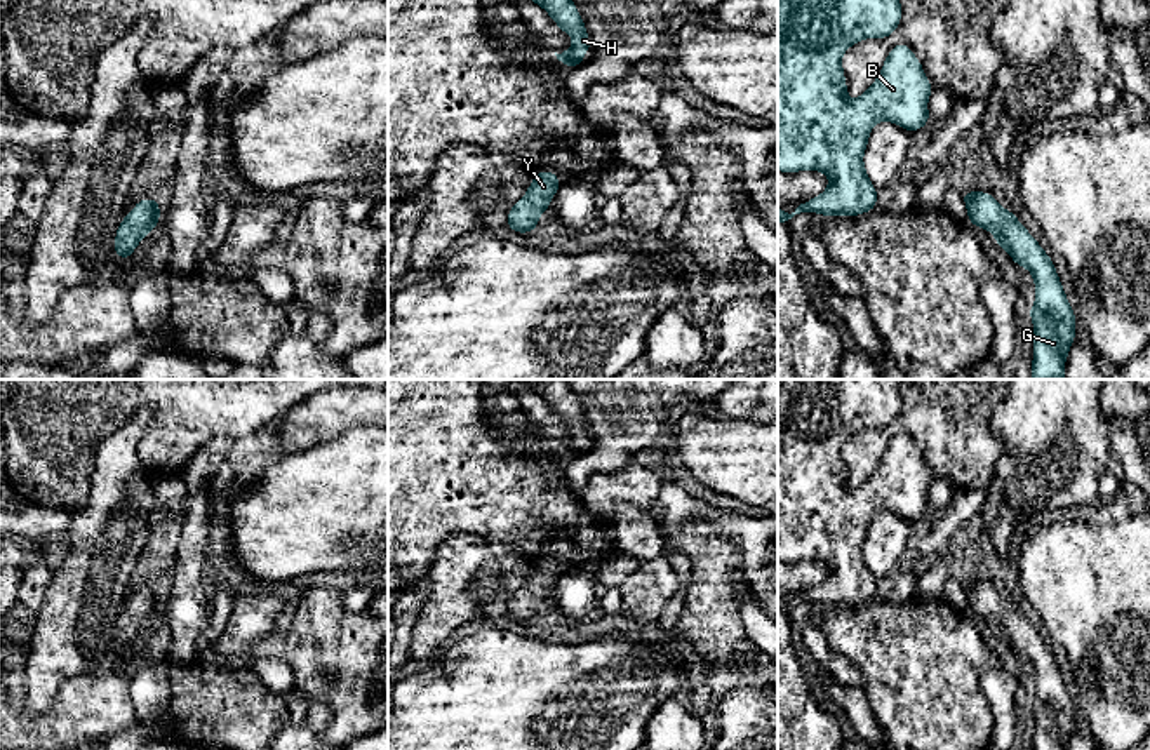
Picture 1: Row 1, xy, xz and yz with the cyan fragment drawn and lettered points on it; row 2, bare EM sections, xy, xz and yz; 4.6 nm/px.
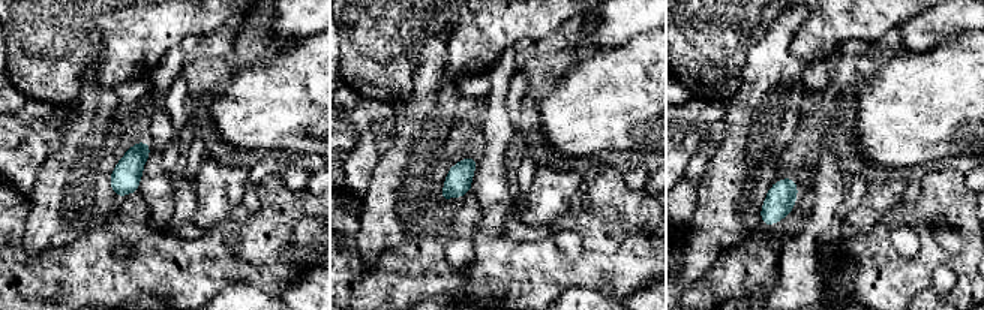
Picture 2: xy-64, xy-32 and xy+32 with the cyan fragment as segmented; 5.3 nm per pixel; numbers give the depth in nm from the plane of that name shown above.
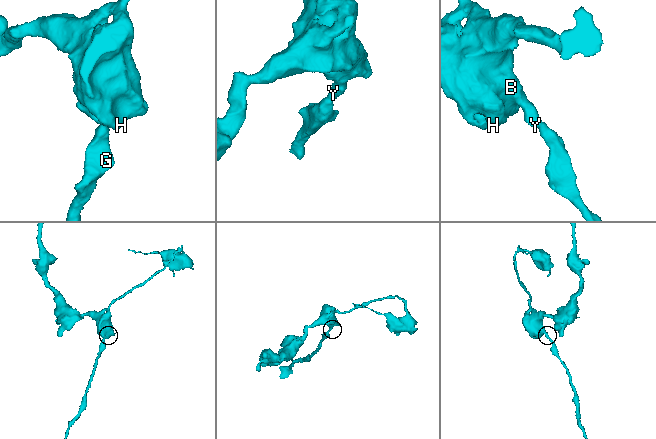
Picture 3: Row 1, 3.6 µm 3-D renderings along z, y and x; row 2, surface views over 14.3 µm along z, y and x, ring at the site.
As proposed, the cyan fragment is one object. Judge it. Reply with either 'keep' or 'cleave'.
keep

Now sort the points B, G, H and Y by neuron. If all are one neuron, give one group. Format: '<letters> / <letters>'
B G H Y

